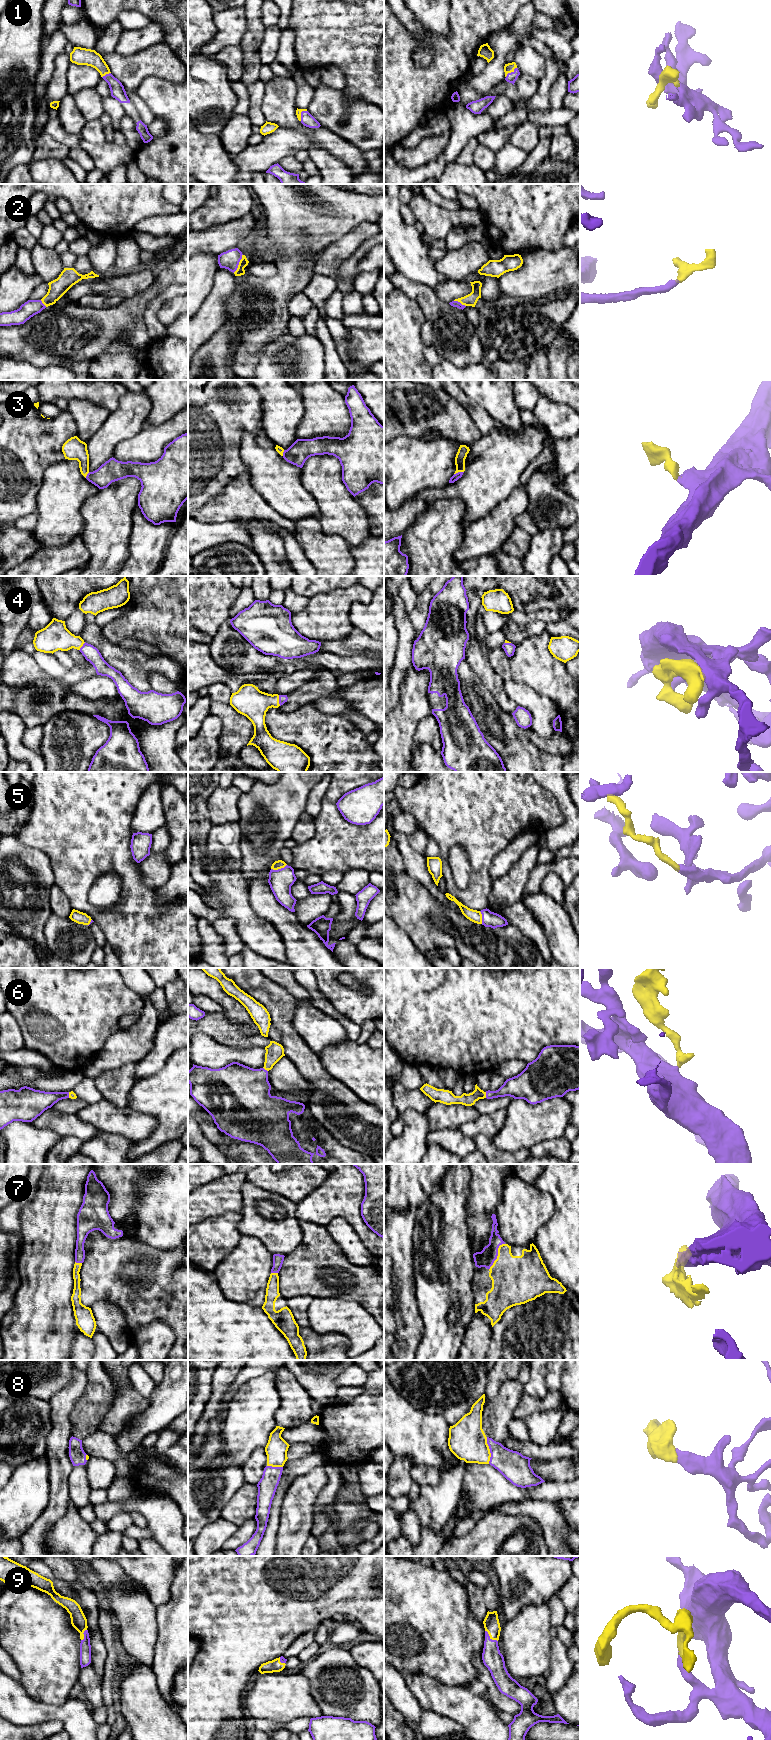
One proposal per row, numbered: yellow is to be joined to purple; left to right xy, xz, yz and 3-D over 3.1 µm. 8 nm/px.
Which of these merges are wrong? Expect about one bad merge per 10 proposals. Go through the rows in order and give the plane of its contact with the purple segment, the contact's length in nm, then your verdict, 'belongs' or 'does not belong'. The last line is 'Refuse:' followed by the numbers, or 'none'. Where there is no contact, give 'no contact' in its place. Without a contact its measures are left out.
1: contact in xz; length 100 nm; belongs
2: contact in xz; length 170 nm; belongs
3: contact in yz; length 80 nm; belongs
4: contact in xz; length 90 nm; belongs
5: contact in xz; length 130 nm; belongs
6: contact in yz; length 50 nm; belongs
7: contact in yz; length 240 nm; belongs
8: contact in yz; length 220 nm; belongs
9: contact in yz; length 140 nm; belongs
Refuse: none

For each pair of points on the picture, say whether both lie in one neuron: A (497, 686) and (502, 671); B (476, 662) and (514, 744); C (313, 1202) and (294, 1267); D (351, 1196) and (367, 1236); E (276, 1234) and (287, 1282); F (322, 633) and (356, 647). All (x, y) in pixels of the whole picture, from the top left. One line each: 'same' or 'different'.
A: different
B: different
C: different
D: same
E: different
F: different

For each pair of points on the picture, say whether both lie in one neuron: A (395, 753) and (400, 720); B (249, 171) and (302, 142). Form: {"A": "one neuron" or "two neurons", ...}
{"A": "one neuron", "B": "one neuron"}

